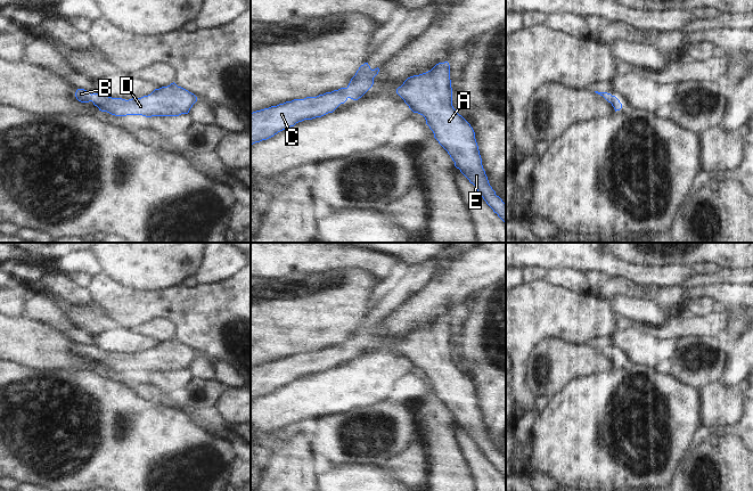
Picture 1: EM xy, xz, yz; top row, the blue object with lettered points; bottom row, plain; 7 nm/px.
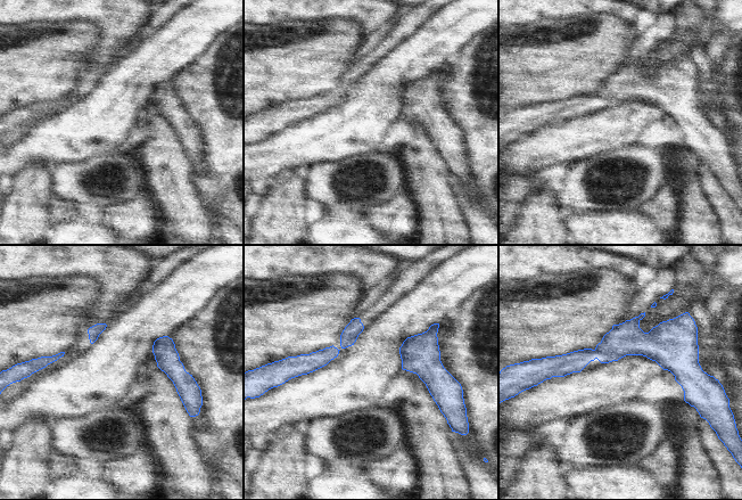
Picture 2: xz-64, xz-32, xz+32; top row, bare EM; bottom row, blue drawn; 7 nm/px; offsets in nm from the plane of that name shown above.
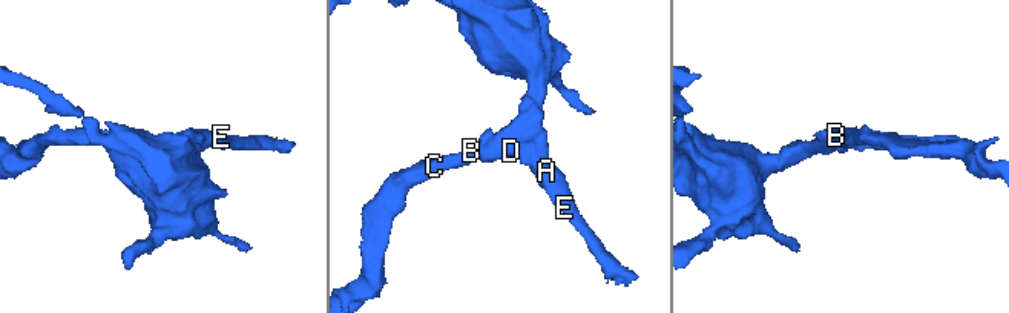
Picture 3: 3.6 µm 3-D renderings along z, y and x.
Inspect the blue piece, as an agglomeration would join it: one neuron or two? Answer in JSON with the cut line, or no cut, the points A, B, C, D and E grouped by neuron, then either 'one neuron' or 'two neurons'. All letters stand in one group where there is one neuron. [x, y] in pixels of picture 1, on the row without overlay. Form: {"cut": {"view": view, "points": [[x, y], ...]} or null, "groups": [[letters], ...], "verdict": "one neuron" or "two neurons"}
{"cut": null, "groups": [["A", "B", "C", "D", "E"]], "verdict": "one neuron"}

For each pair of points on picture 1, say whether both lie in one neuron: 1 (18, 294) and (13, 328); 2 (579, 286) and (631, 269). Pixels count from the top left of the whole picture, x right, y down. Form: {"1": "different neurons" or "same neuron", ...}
{"1": "different neurons", "2": "different neurons"}

